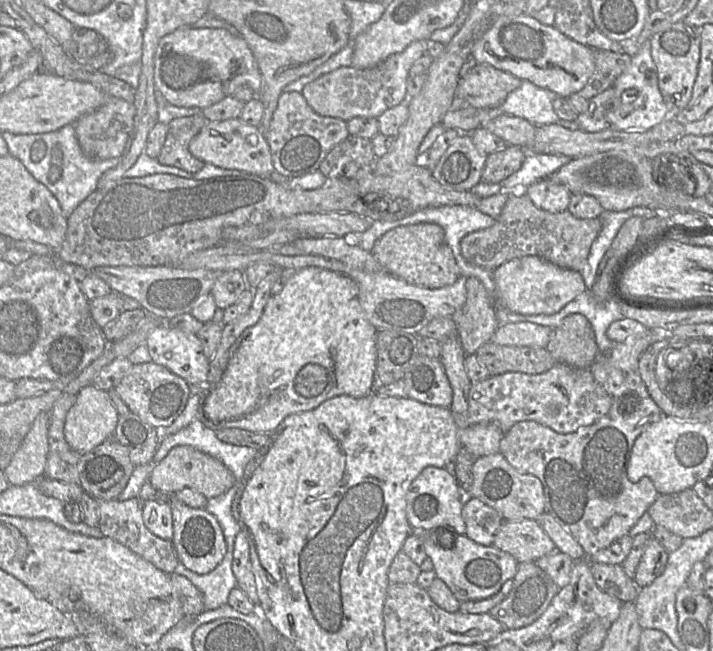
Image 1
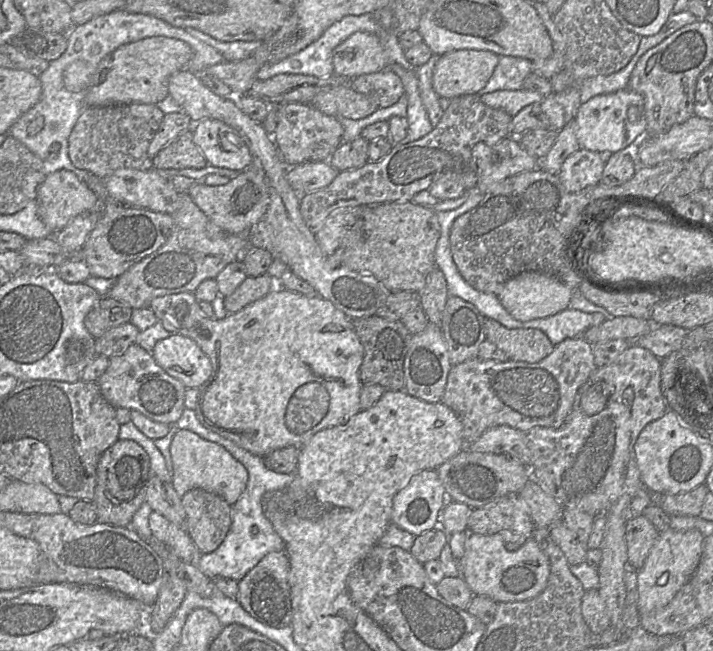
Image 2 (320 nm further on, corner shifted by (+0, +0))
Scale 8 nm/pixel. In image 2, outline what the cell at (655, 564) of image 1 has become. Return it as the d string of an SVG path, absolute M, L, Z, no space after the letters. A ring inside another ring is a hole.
M643 515L631 518L626 522L627 561L637 570L644 565L659 534L656 527Z

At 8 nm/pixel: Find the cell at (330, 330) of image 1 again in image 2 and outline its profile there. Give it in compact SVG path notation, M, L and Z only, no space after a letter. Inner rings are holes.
M277 286L259 300L219 320L206 317L191 292L157 297L149 308L169 333L191 338L210 359L211 376L198 388L195 407L201 424L254 455L262 457L276 449L301 447L320 430L345 424L361 411L359 369L363 346L352 320L318 294L307 296Z

